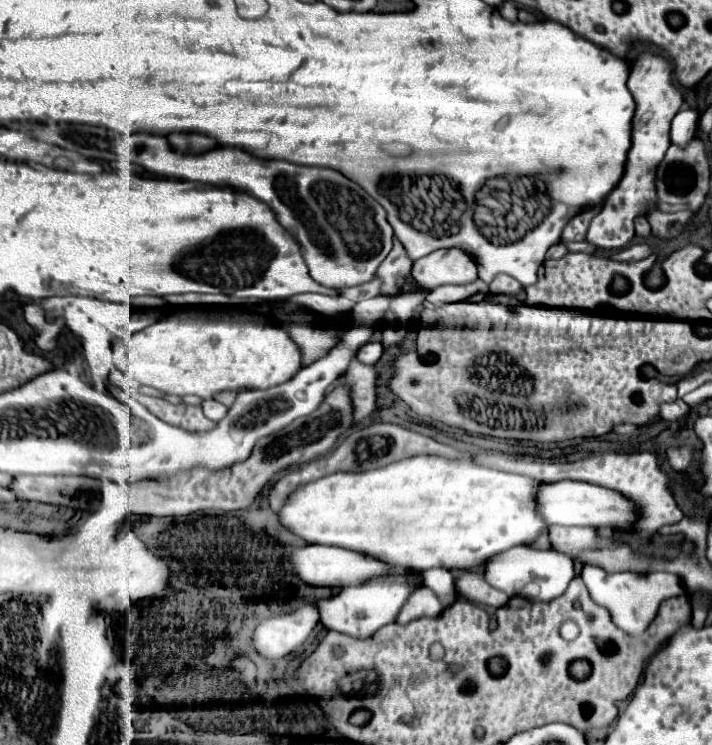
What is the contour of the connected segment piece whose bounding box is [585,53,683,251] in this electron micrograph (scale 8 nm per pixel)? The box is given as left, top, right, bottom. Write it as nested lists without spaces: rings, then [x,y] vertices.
[[[641,53],[631,67],[627,87],[633,93],[637,111],[633,117],[633,145],[627,157],[625,175],[607,197],[601,211],[593,217],[585,237],[593,247],[603,251],[625,249],[633,241],[633,221],[641,215],[647,215],[657,205],[657,187],[653,187],[653,175],[657,171],[657,163],[661,163],[665,151],[671,145],[669,125],[683,103],[683,93],[673,83],[673,65],[663,55]]]

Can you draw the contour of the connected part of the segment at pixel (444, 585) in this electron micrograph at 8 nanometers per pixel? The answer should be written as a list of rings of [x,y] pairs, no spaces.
[[[429,569],[423,573],[423,585],[433,589],[445,605],[453,603],[453,575],[447,569]]]

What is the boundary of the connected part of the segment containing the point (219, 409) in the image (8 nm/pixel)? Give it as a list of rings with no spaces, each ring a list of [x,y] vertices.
[[[209,399],[209,401],[203,401],[203,413],[205,413],[207,419],[211,419],[211,421],[217,423],[217,421],[221,419],[221,415],[227,413],[227,407],[221,405],[221,403],[215,401],[215,399]]]

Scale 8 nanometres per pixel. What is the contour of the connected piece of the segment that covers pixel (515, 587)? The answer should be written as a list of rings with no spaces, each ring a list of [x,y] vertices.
[[[513,547],[505,553],[495,555],[489,563],[487,563],[487,581],[507,593],[509,597],[521,595],[533,601],[553,601],[555,597],[563,595],[569,581],[575,577],[575,569],[573,569],[573,561],[567,555],[561,555],[553,549],[541,551],[535,547]]]

